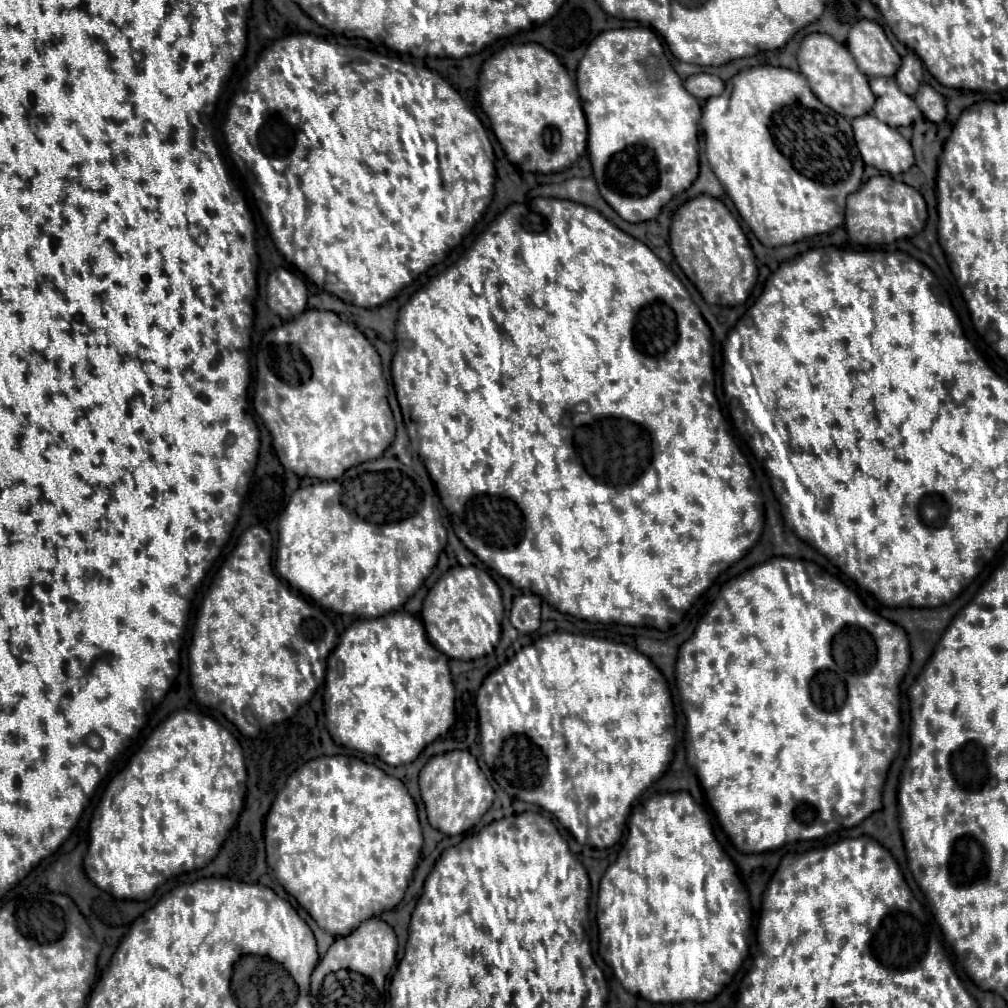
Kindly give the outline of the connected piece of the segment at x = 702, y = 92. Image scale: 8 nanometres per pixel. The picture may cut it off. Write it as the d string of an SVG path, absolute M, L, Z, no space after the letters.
M700 73L700 75L692 75L684 81L684 87L690 95L694 95L696 99L710 99L716 95L722 95L724 91L724 81L716 75L708 75L708 73Z

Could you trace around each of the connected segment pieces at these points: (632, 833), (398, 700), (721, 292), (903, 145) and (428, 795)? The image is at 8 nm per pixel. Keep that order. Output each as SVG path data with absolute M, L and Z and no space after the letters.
M676 791L676 793L658 793L650 797L644 803L638 803L632 811L630 823L628 823L628 839L618 853L618 859L614 865L608 867L600 881L598 903L597 903L597 925L598 925L598 953L600 957L614 969L614 975L620 979L622 987L630 991L632 995L642 995L642 999L652 1001L652 1003L682 1003L682 1001L712 1001L734 977L738 967L749 953L748 936L755 934L751 928L751 915L759 918L755 910L748 911L748 893L744 885L738 881L738 869L730 861L730 857L722 851L720 843L712 835L710 821L706 811L690 797L686 791Z
M394 611L376 619L358 619L356 623L352 623L346 633L340 637L340 643L336 647L336 651L332 651L332 655L328 657L328 673L326 673L326 729L332 735L334 743L360 751L360 753L368 753L368 755L376 755L380 757L386 765L406 765L412 763L426 745L430 745L432 741L436 741L438 737L446 735L448 729L452 727L456 719L456 711L454 711L454 683L452 683L452 675L450 675L450 667L448 667L448 657L440 651L436 651L432 647L432 643L426 637L424 631L424 623L416 617L410 615L406 611Z
M700 195L682 205L670 225L670 247L686 277L708 303L734 307L748 299L758 277L756 257L738 221L722 201Z
M872 113L856 117L852 127L856 145L866 165L872 165L890 175L906 173L914 165L910 141L906 141L896 129L876 119Z
M450 751L432 757L420 771L420 793L430 825L444 835L462 835L470 831L494 801L492 785L488 783L486 775L482 775L474 755L468 751Z

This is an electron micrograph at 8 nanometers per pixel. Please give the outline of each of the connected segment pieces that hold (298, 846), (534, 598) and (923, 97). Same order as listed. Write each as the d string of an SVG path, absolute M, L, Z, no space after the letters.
M334 755L312 759L290 775L266 815L264 841L266 863L278 883L302 905L320 929L334 937L344 937L362 921L378 917L402 901L420 859L424 837L416 805L400 779L386 775L376 765L364 763L358 757Z
M532 593L516 597L510 611L510 623L524 635L534 633L540 627L540 603L540 597Z
M922 85L920 91L914 95L920 111L924 113L924 117L932 123L942 123L946 119L946 101L944 97L934 91L930 85Z

